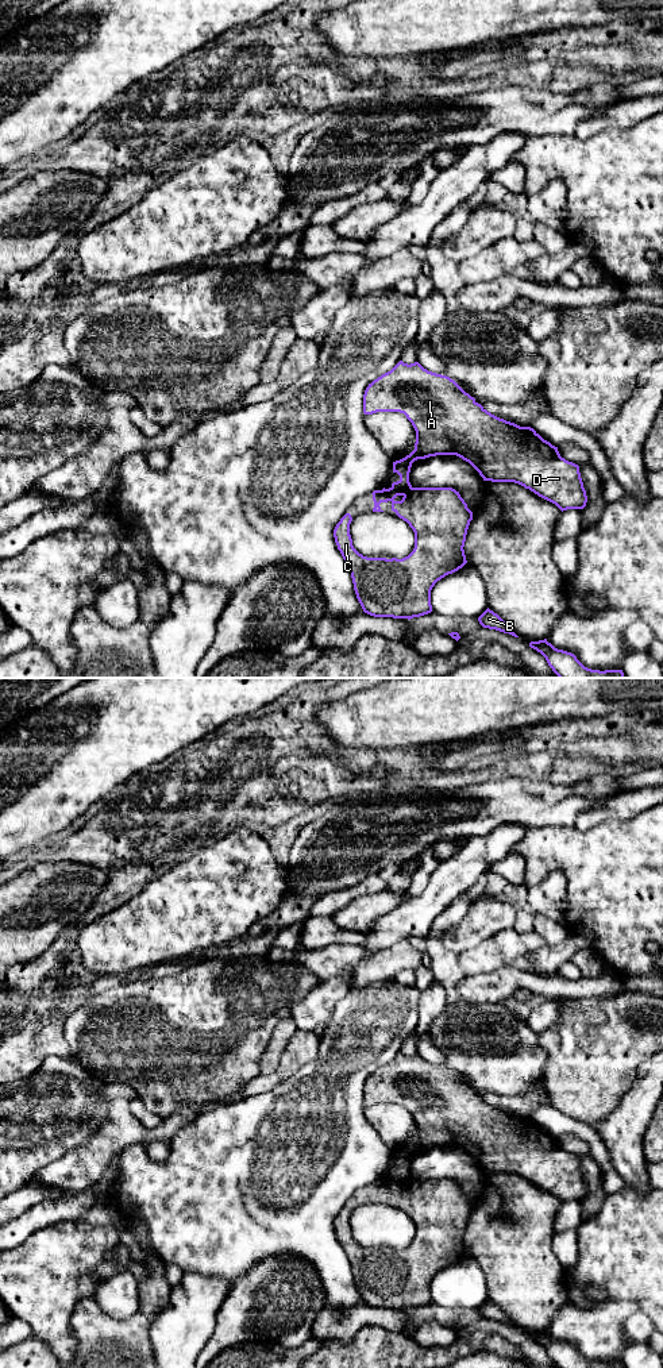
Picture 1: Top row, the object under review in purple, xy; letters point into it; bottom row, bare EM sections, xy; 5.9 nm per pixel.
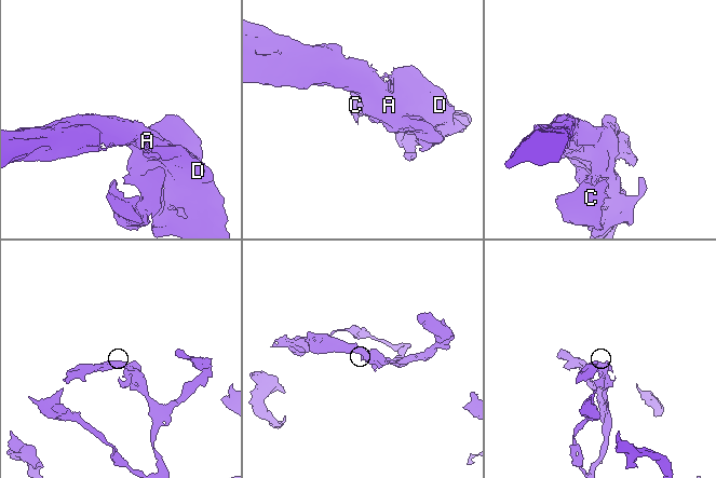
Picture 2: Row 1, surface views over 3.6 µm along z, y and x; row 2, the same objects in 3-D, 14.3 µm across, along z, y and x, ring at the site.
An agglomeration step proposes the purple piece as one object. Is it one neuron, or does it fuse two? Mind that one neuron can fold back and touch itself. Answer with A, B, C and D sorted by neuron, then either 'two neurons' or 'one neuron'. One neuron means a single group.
groups A B D / C; two neurons

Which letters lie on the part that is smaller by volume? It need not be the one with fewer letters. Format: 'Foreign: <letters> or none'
Foreign: C

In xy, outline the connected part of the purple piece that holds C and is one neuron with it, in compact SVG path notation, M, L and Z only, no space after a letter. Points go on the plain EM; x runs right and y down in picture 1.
M393 1179L374 1182L373 1203L383 1203L381 1194L392 1194L392 1202L415 1224L415 1240L402 1249L367 1249L359 1245L350 1226L352 1209L346 1205L334 1221L335 1234L351 1264L356 1290L365 1305L374 1309L413 1310L432 1303L431 1282L437 1272L462 1260L467 1252L465 1233L473 1203L452 1179L410 1179L398 1183Z

